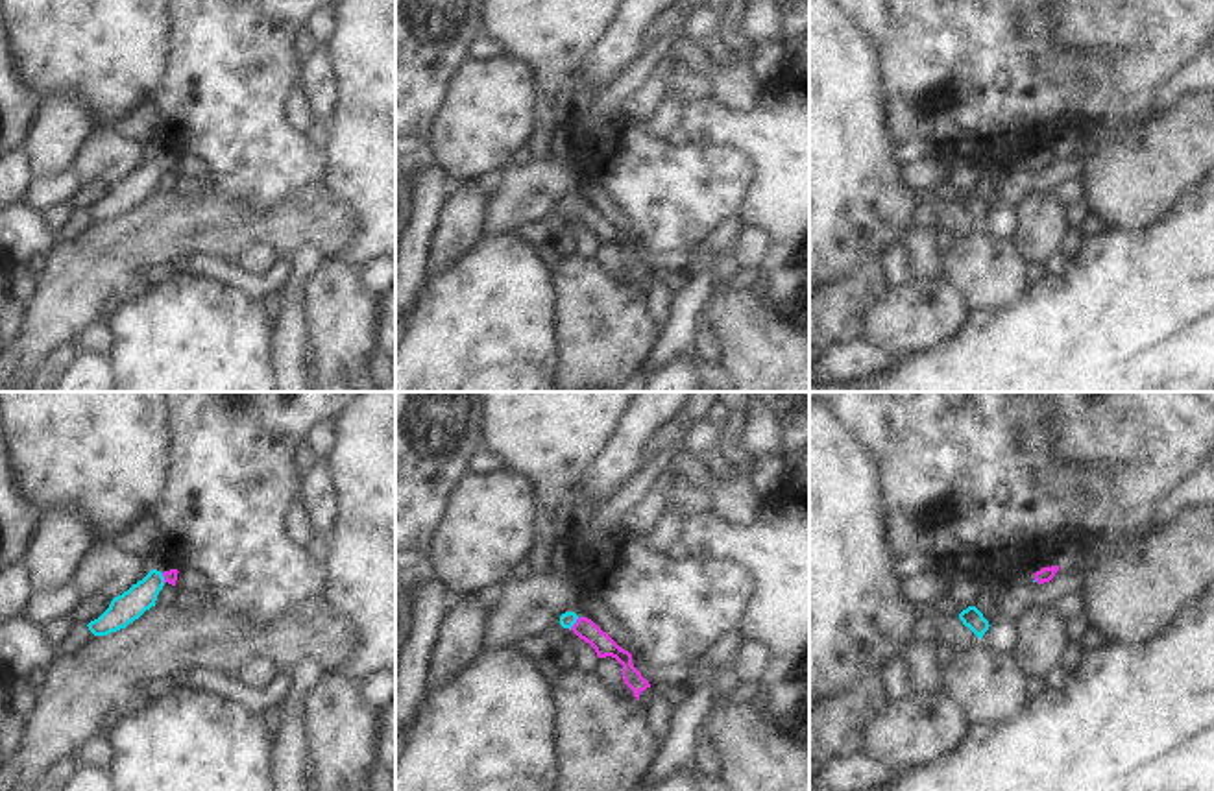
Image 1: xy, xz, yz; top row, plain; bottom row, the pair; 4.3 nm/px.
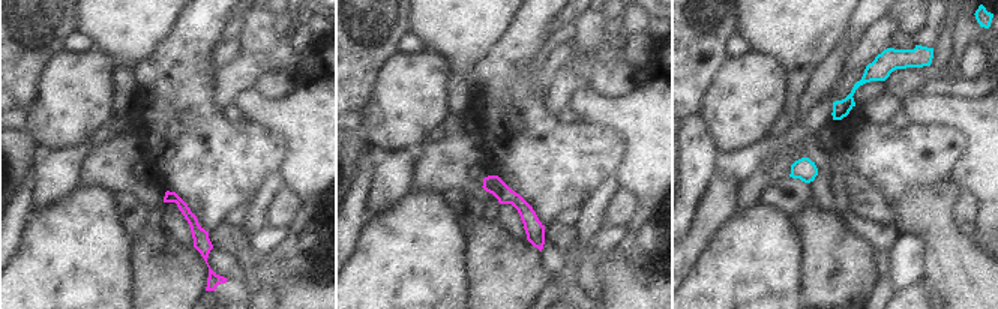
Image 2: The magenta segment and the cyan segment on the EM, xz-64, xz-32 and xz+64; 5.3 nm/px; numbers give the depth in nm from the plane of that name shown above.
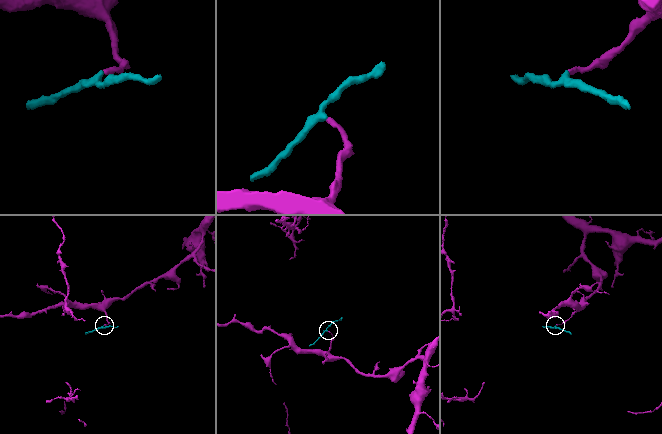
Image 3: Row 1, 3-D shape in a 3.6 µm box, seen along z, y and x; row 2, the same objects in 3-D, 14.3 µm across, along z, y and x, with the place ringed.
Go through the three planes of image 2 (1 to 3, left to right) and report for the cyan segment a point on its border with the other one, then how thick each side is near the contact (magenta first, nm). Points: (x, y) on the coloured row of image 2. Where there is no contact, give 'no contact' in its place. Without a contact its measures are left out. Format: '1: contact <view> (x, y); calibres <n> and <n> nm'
1: no contact
2: no contact
3: no contact

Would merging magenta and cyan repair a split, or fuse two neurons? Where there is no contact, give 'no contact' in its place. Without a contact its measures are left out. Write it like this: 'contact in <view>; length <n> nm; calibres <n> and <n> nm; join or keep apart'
contact in xz; length 70 nm; calibres 90 and 70 nm; join

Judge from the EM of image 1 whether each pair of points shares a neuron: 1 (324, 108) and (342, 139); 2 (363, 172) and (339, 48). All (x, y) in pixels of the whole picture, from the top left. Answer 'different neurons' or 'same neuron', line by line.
1: different neurons
2: same neuron

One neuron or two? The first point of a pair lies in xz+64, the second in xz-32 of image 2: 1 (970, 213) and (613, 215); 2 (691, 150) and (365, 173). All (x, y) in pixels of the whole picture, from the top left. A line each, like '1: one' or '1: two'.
1: one
2: one

